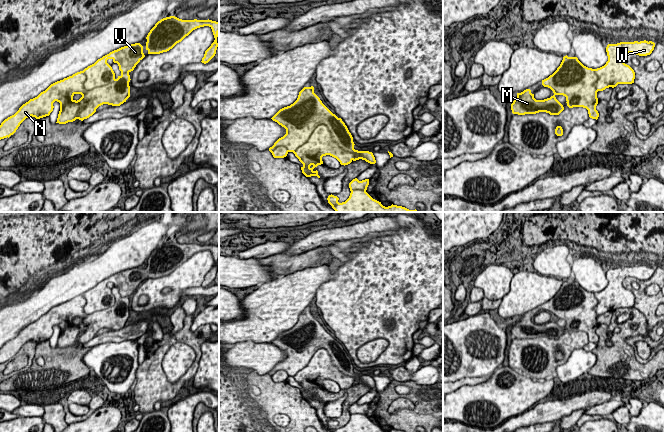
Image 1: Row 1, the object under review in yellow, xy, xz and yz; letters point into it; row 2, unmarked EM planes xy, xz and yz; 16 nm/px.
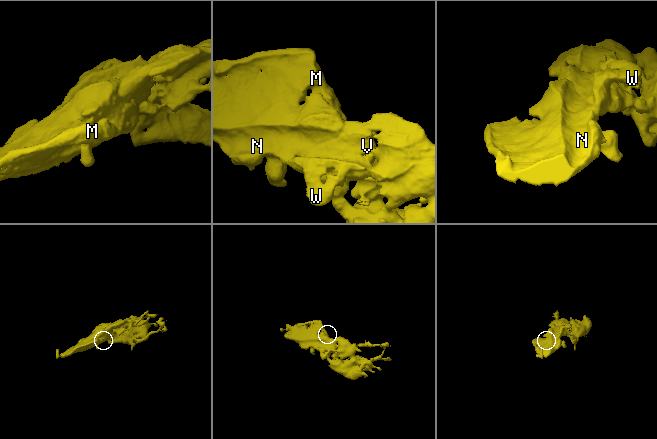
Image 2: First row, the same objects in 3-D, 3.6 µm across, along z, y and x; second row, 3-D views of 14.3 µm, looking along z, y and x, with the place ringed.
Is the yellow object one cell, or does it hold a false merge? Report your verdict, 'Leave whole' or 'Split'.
Leave whole

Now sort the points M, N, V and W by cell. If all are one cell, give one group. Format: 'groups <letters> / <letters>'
groups M N V W

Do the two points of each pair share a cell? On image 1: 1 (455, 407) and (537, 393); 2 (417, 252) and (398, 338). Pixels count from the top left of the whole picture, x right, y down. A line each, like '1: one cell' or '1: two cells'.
1: one cell
2: one cell

